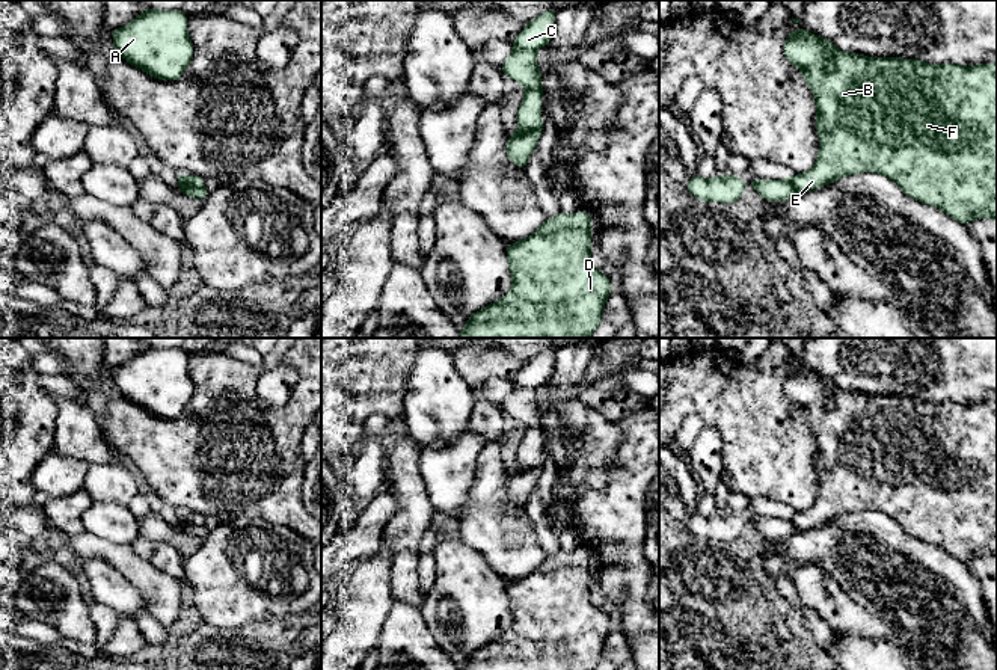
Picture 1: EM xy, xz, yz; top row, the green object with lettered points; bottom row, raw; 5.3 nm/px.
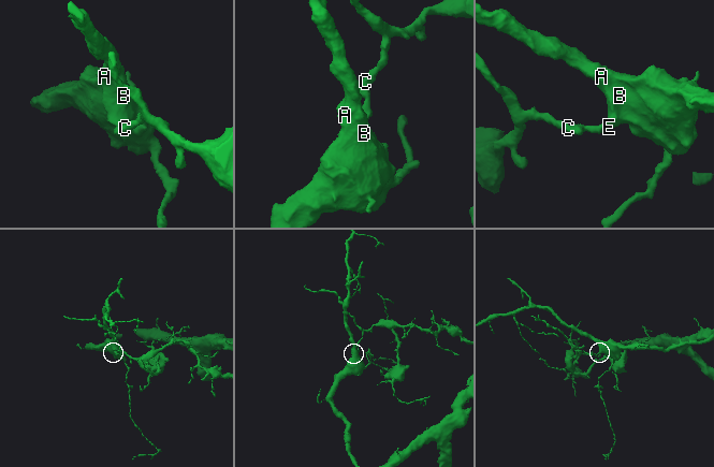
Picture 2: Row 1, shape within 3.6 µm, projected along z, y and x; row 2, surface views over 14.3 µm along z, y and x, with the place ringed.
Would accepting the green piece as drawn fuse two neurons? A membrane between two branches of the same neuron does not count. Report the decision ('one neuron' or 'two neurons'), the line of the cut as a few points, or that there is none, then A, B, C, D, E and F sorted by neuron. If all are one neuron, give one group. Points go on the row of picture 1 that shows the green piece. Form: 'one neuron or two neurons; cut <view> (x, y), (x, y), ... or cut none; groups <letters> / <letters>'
two neurons; cut xz (540, 132), (516, 133); groups A B D E F / C

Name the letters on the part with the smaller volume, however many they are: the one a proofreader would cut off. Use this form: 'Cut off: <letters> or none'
Cut off: C

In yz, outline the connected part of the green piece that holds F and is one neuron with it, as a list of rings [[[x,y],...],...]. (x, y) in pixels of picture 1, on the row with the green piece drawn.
[[[804,29],[786,38],[783,51],[801,69],[818,110],[819,155],[810,171],[789,175],[796,192],[807,193],[846,175],[875,172],[893,180],[907,196],[943,210],[965,226],[974,217],[997,220],[997,62],[959,66],[931,65],[919,59],[864,57],[842,51]]]

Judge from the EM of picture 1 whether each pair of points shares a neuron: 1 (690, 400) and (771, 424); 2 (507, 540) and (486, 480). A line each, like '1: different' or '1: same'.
1: same
2: same

